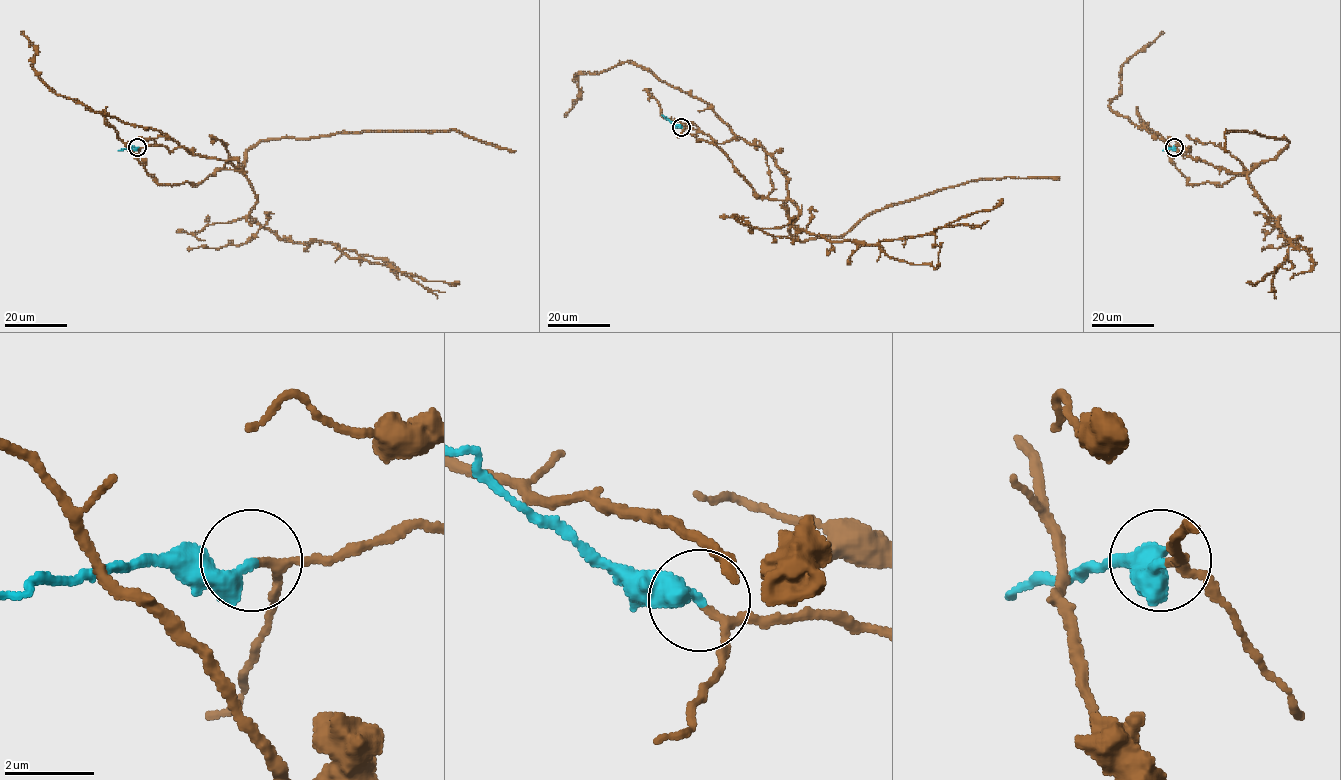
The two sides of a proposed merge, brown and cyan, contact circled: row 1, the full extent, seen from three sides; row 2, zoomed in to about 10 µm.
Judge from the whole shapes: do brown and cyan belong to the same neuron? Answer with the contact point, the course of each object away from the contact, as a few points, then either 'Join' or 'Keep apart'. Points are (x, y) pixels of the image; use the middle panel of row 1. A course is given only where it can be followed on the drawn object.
Place: (681, 127). Course of brown: (681, 127), (759, 144), (785, 177), (800, 240), (843, 236), (876, 211), (969, 181), (1059, 177). Course of cyan: (681, 126), (662, 115). Join

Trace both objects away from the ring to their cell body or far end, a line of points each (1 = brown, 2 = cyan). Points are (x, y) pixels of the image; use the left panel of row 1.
1: (137, 148), (185, 147), (227, 160), (243, 173), (246, 152), (260, 141), (286, 137), (459, 130), (516, 150)
2: (137, 148), (118, 150)

